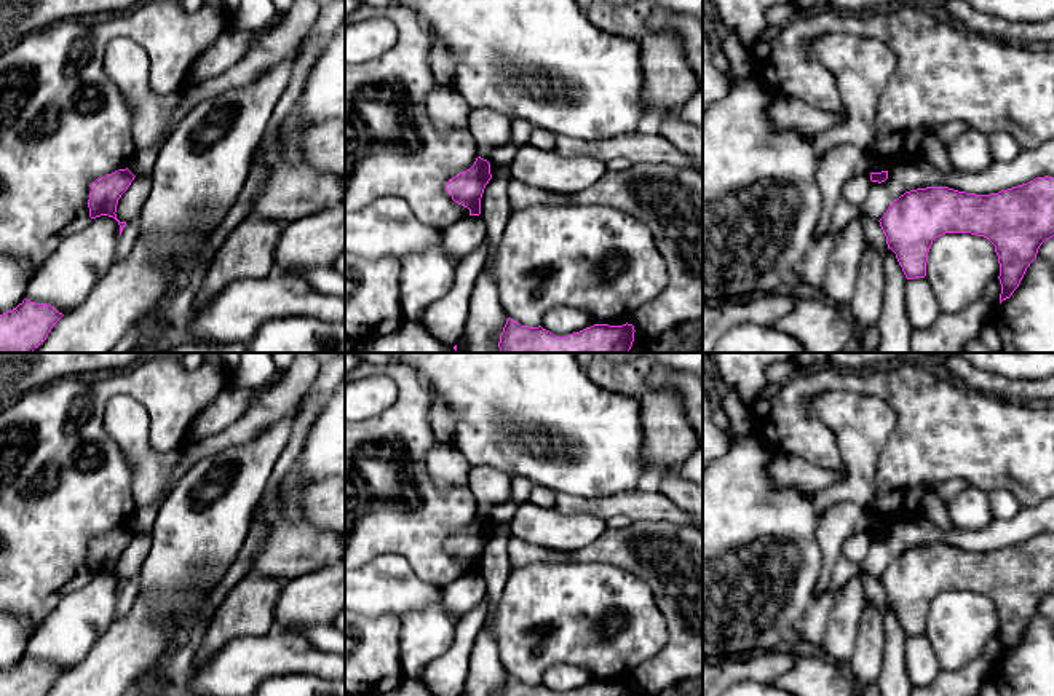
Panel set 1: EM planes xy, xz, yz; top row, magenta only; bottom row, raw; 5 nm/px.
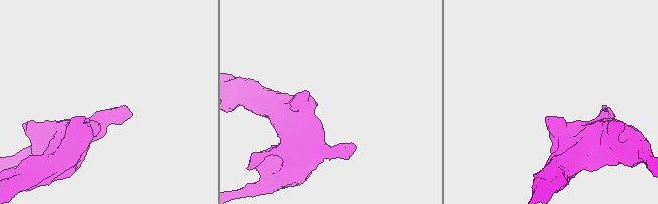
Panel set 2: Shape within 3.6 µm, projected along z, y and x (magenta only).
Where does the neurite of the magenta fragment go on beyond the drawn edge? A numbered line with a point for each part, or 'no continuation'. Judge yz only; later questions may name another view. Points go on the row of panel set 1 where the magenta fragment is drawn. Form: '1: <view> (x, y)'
no continuation

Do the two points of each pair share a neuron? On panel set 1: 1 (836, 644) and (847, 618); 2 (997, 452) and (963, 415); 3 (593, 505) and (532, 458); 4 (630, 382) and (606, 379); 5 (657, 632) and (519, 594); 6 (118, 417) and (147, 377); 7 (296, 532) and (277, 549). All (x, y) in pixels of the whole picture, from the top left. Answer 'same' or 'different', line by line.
1: same
2: same
3: different
4: same
5: same
6: different
7: same

